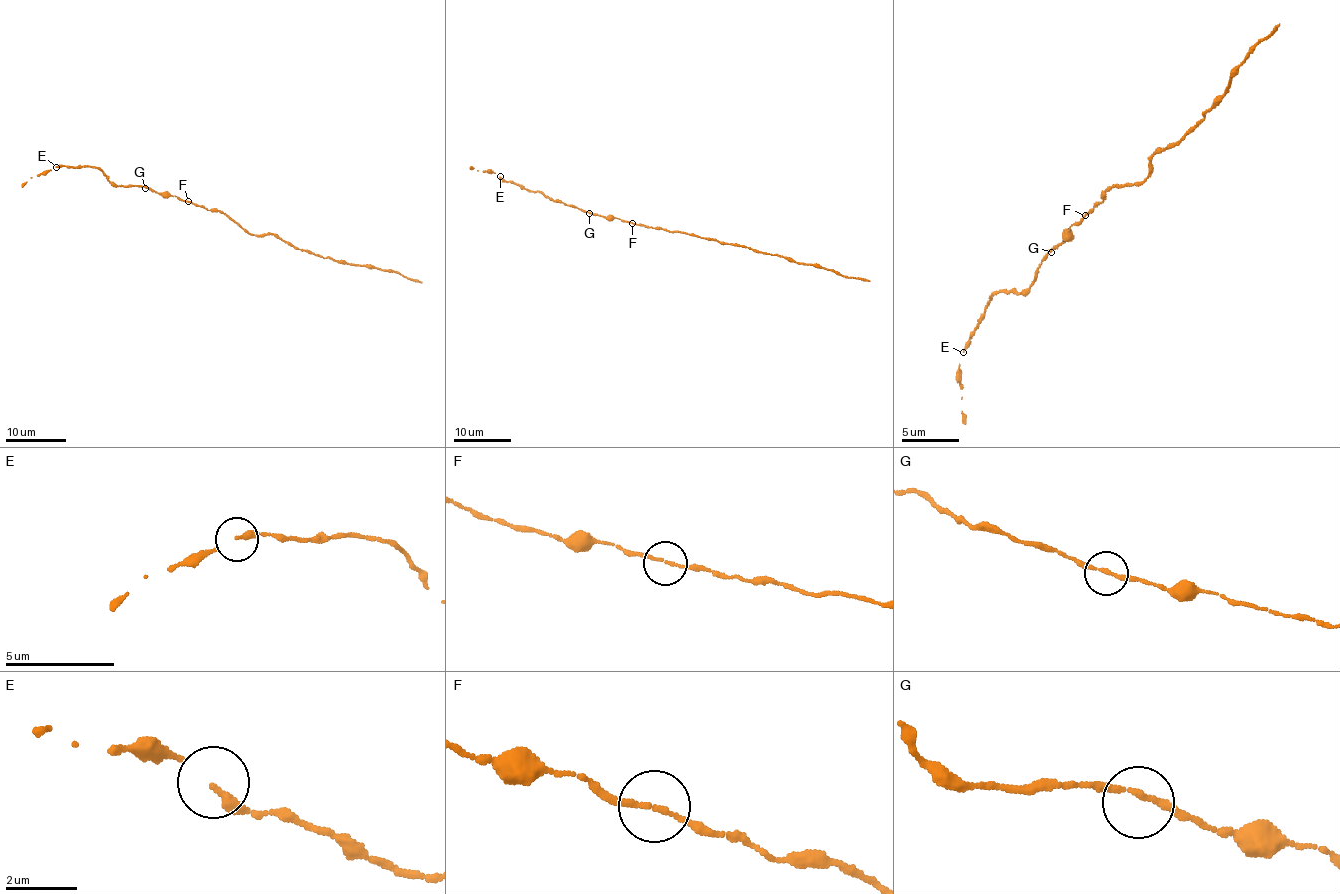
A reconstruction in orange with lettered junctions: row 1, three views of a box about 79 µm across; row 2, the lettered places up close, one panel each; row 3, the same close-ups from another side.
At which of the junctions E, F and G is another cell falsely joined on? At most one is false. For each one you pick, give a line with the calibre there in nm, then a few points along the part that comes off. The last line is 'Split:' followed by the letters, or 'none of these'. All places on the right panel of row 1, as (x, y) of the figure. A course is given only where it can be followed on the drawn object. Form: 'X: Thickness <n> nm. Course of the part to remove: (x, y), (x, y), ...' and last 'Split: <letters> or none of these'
Split: none of these

